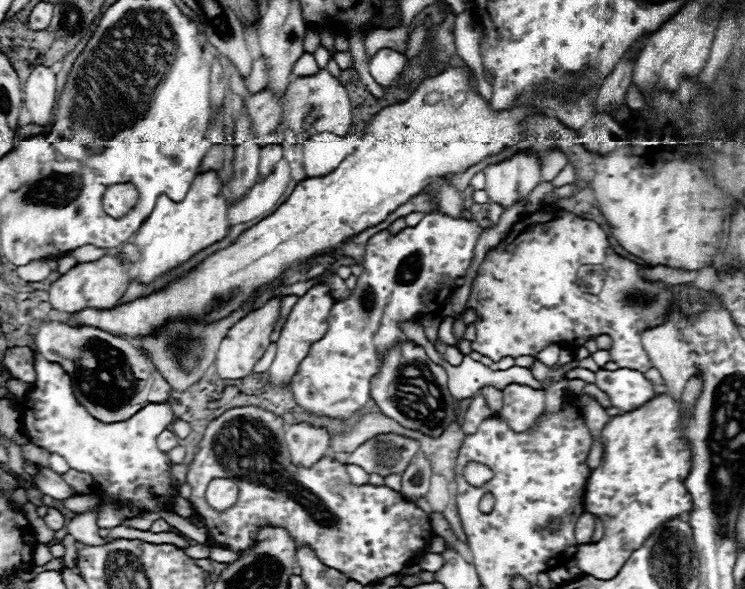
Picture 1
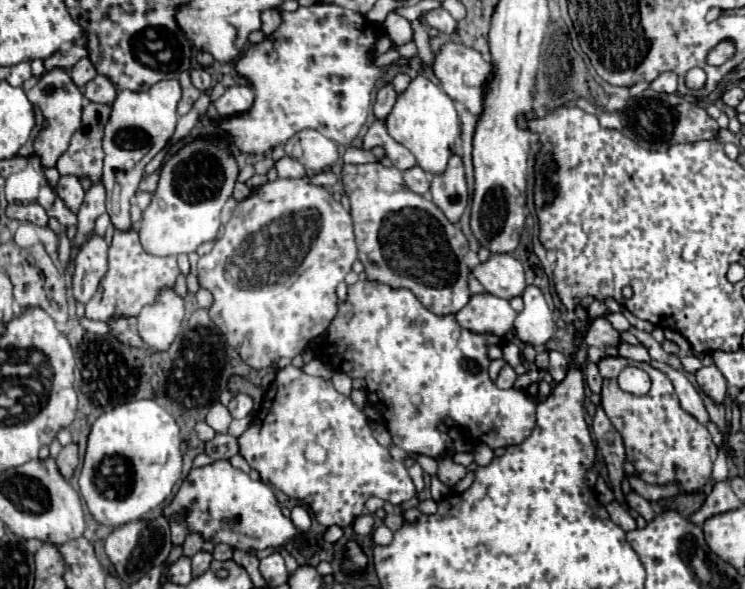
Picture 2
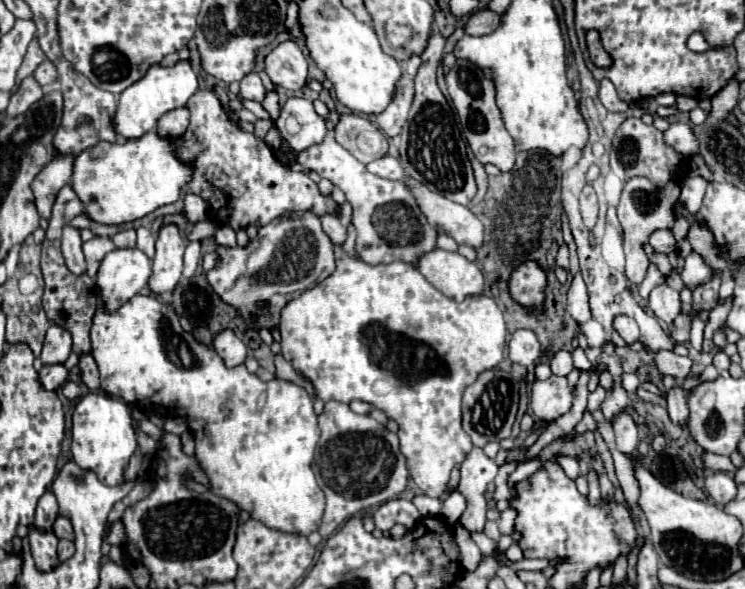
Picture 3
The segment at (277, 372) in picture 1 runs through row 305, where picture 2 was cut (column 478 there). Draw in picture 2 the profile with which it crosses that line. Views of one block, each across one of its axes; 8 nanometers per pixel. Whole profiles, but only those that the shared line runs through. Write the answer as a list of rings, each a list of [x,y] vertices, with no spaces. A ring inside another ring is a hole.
[[[492,294],[472,296],[470,302],[456,314],[456,320],[462,328],[478,334],[494,334],[504,338],[514,330],[516,312],[508,300],[502,300]]]

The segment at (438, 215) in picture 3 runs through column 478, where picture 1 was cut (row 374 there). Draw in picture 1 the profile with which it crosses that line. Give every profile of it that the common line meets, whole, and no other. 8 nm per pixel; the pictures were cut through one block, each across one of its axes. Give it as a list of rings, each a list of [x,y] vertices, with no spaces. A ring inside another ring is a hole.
[[[274,296],[270,298],[262,308],[252,310],[248,316],[244,316],[240,322],[236,322],[226,338],[222,340],[218,354],[216,354],[216,370],[220,374],[220,378],[242,378],[244,374],[250,374],[254,364],[262,358],[264,350],[270,344],[270,332],[274,330],[278,318],[280,318],[280,304],[282,304],[282,296]]]

